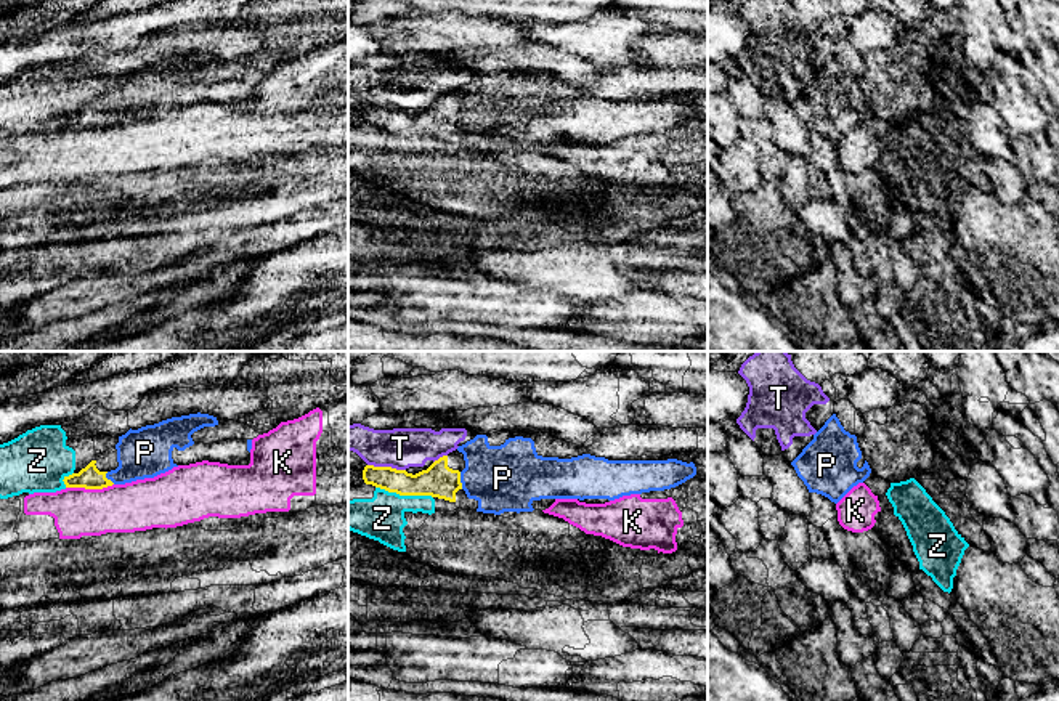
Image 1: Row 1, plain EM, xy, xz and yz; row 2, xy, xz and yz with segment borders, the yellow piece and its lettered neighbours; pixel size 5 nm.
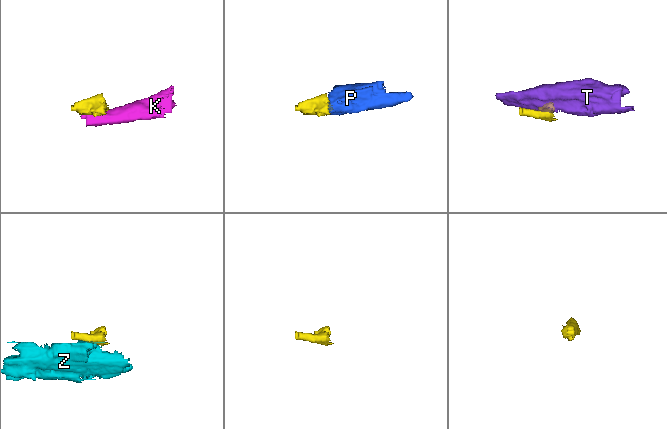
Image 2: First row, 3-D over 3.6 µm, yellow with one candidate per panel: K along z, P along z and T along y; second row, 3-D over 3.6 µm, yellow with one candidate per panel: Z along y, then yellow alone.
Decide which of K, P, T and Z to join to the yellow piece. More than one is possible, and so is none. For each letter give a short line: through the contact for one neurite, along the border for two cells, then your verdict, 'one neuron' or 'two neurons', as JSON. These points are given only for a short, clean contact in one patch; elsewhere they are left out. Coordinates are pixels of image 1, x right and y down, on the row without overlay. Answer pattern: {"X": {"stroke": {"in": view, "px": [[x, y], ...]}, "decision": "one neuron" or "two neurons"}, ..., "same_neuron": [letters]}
{"K": {"stroke": {"in": "xy", "px": [[113, 124], [103, 129], [66, 129]]}, "decision": "two neurons"}, "P": {"stroke": {"in": "xz", "px": [[438, 121], [459, 121], [503, 119]]}, "decision": "one neuron"}, "T": {"decision": "two neurons"}, "Z": {"stroke": {"in": "xz", "px": [[376, 127], [400, 135], [429, 135], [432, 138]]}, "decision": "two neurons"}, "same_neuron": ["P"]}

